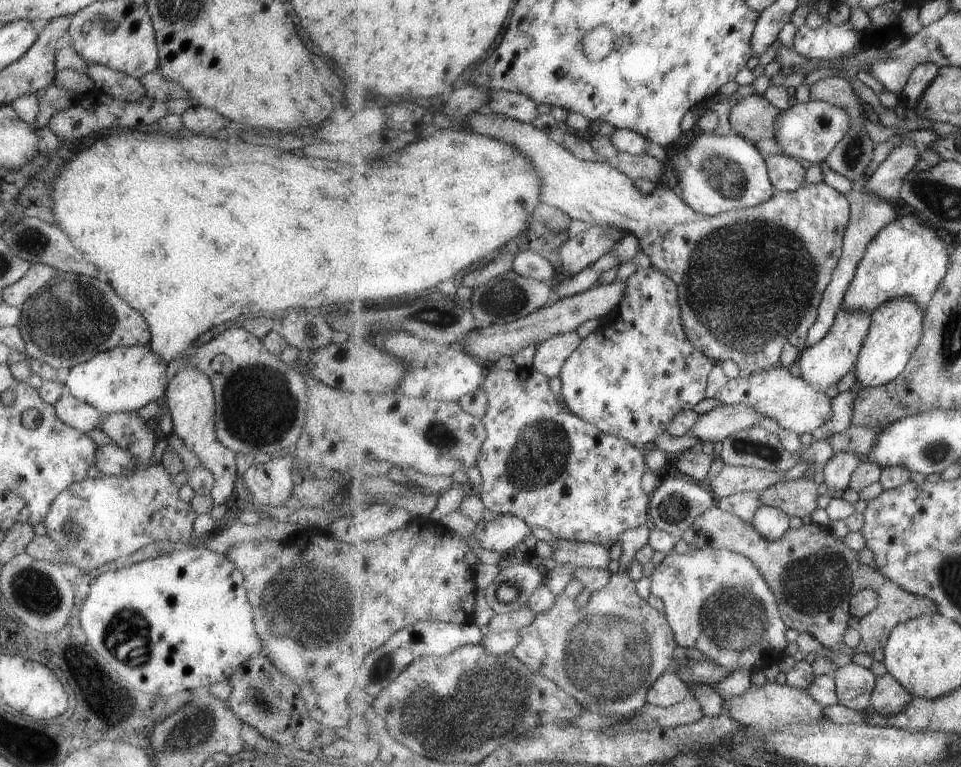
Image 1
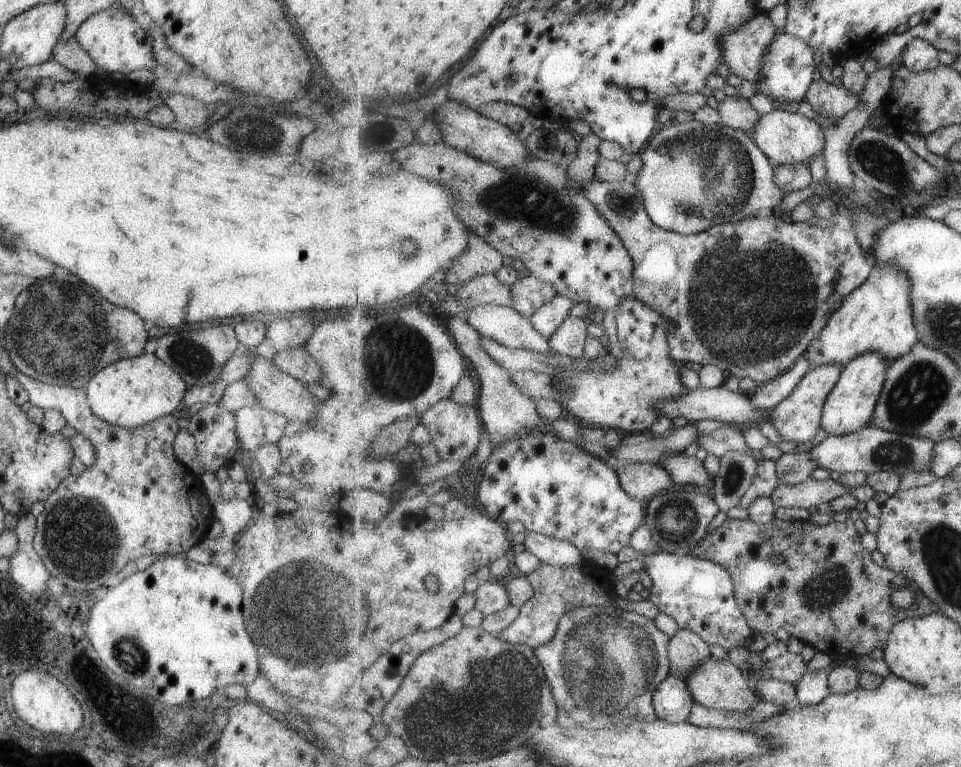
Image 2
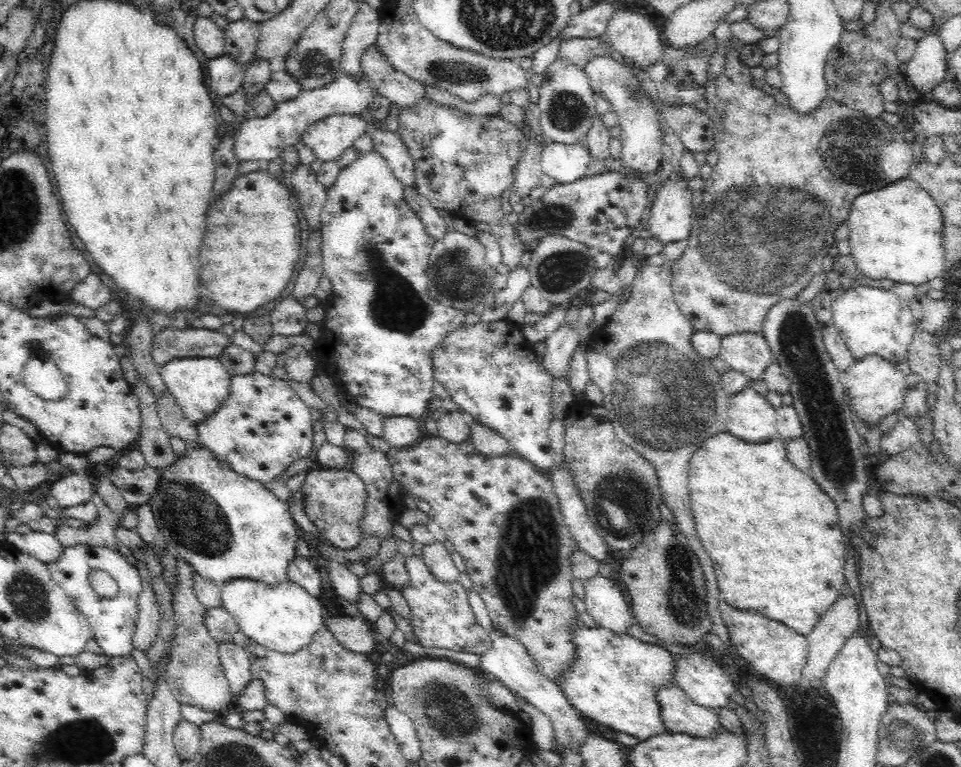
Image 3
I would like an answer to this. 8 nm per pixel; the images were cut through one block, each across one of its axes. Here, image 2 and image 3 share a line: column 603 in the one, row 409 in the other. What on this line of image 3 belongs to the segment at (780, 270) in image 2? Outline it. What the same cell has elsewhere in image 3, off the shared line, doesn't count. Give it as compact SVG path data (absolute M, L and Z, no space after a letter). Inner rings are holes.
M176 357L164 363L158 371L168 392L193 425L198 420L204 420L209 413L216 412L216 408L220 408L220 404L228 397L232 375L221 365L218 358Z

